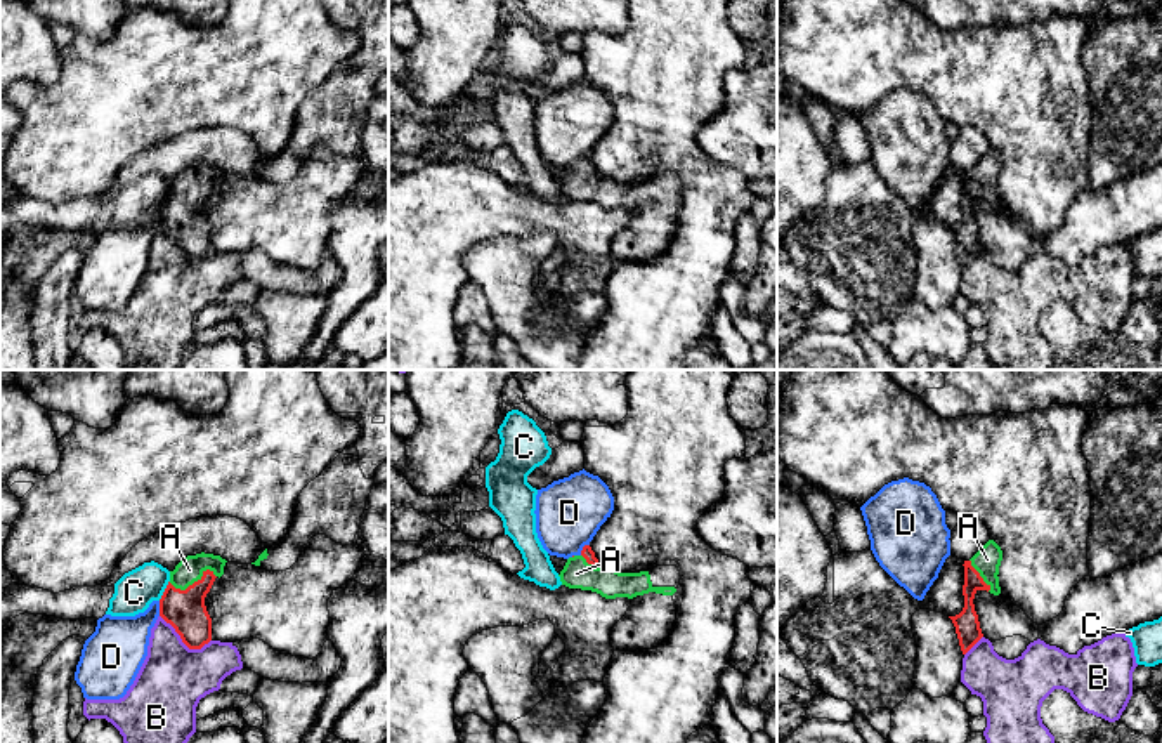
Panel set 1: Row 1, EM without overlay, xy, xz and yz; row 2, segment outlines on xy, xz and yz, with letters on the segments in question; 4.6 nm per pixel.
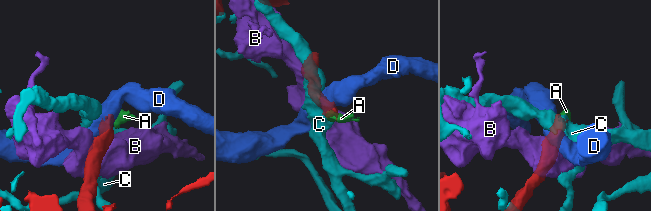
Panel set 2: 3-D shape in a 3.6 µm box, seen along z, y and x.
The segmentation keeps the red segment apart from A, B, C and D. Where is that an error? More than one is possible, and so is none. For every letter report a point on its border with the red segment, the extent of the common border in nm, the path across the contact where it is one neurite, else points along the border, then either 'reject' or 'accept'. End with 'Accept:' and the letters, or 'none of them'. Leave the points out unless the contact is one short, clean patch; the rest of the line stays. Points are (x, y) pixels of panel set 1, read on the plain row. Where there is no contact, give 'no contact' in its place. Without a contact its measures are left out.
A: contact xy (193, 195); length 220 nm; way xy (184, 221), (184, 205), (193, 195), (189, 181); accept
B: contact xy (184, 254); length 260 nm; reject
C: contact xy (165, 202); length 110 nm; reject
D: contact xy (160, 219); length 70 nm; reject
Accept: A

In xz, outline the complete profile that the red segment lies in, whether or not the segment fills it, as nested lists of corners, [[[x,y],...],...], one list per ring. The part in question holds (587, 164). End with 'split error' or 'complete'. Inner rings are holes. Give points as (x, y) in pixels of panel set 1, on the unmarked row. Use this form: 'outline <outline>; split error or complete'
outline [[[584,156],[579,167],[569,168],[558,187],[562,196],[569,200],[591,201],[605,210],[633,210],[649,203],[673,207],[682,191],[676,177],[656,177],[650,182],[619,184],[602,177],[590,156]]]; split error

